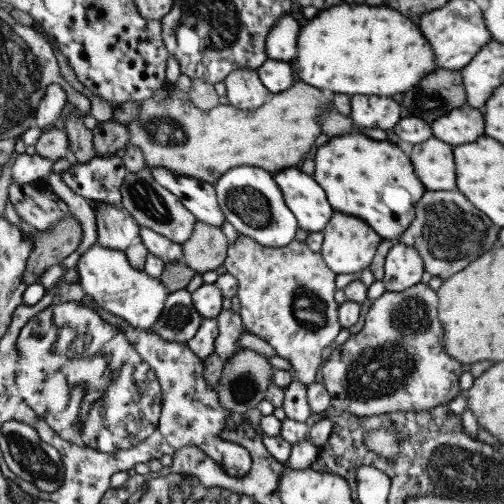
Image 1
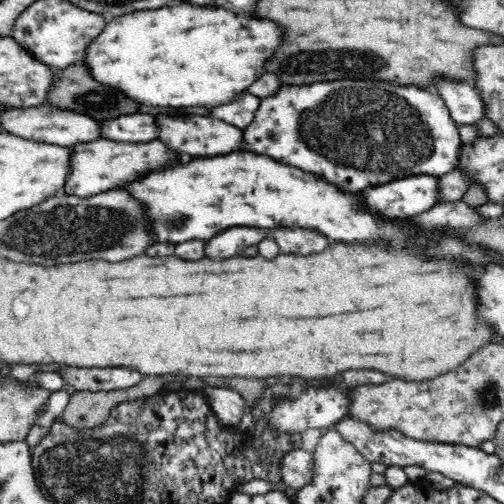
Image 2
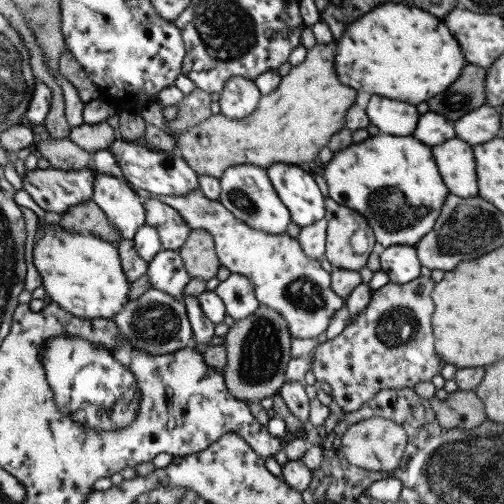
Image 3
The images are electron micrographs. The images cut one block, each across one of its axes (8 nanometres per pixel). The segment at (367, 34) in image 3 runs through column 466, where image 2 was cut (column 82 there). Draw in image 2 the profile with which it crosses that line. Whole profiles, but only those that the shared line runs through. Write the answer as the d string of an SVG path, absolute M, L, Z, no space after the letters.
M188 2L160 8L160 10L142 10L134 14L124 14L114 18L106 30L92 42L86 50L82 64L90 70L92 78L120 88L126 96L134 98L146 106L222 106L238 98L248 90L250 84L262 78L264 64L274 56L282 44L282 28L272 20L244 18L236 12L230 12L222 6L192 6Z

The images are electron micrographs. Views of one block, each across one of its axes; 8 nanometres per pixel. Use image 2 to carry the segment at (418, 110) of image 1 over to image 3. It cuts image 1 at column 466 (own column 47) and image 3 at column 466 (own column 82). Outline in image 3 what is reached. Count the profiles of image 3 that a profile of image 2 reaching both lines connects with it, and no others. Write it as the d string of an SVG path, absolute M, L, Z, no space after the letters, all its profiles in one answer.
M469 66L461 70L459 78L449 86L449 90L443 90L441 94L433 96L427 106L429 112L435 112L451 122L459 120L461 116L475 112L479 106L483 106L485 98L485 72L483 68Z

